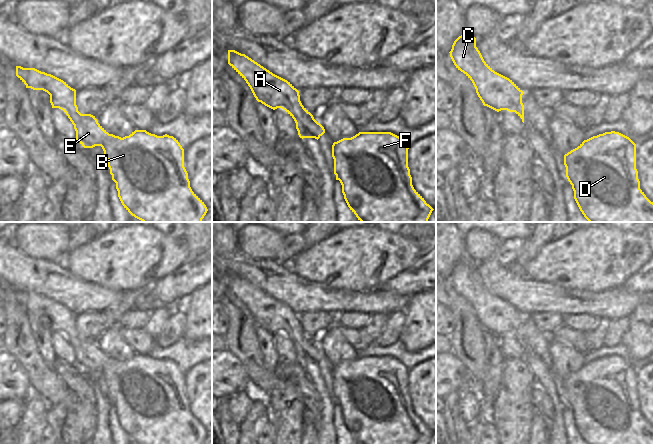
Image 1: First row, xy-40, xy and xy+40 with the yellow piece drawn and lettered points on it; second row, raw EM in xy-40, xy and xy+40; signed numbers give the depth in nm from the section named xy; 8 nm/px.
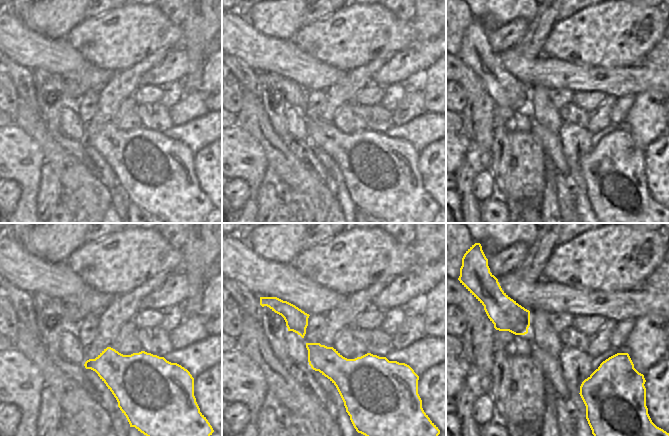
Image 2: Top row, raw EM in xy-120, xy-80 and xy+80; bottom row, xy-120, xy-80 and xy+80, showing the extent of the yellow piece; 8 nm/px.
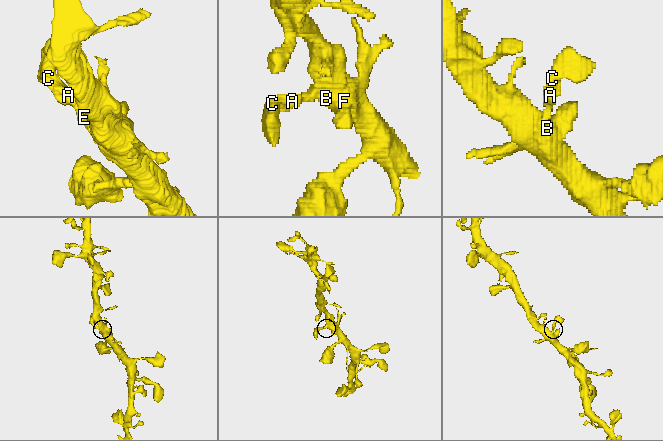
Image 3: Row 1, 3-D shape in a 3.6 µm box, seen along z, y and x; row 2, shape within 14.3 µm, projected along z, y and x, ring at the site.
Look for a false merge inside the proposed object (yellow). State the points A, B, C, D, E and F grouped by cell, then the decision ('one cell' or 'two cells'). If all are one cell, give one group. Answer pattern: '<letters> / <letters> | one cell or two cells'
A B C D E F | one cell

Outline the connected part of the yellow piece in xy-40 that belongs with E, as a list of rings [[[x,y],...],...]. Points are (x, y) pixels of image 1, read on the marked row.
[[[16,66],[16,76],[26,85],[26,88],[43,90],[50,95],[52,108],[63,110],[76,131],[76,140],[84,148],[101,146],[108,161],[112,180],[116,183],[118,197],[124,208],[142,222],[202,222],[208,209],[204,202],[192,191],[188,173],[184,167],[184,149],[173,136],[167,134],[157,136],[146,130],[135,130],[123,138],[109,134],[91,114],[81,114],[76,105],[76,90],[63,80],[35,68]]]

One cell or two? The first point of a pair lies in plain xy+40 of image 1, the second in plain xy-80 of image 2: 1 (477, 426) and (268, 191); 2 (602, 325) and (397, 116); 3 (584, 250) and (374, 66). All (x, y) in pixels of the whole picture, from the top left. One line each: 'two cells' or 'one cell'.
1: one cell
2: two cells
3: two cells

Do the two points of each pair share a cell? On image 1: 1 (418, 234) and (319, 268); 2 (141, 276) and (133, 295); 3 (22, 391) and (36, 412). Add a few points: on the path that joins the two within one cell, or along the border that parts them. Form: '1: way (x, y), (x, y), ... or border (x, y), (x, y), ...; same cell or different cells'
1: border (410, 237), (419, 245), (423, 254); different cells
2: border (152, 285), (129, 289), (121, 293); different cells
3: border (32, 392), (25, 401); different cells

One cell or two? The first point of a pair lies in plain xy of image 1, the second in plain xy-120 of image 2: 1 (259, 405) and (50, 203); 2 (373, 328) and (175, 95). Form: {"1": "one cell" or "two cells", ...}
{"1": "one cell", "2": "one cell"}

